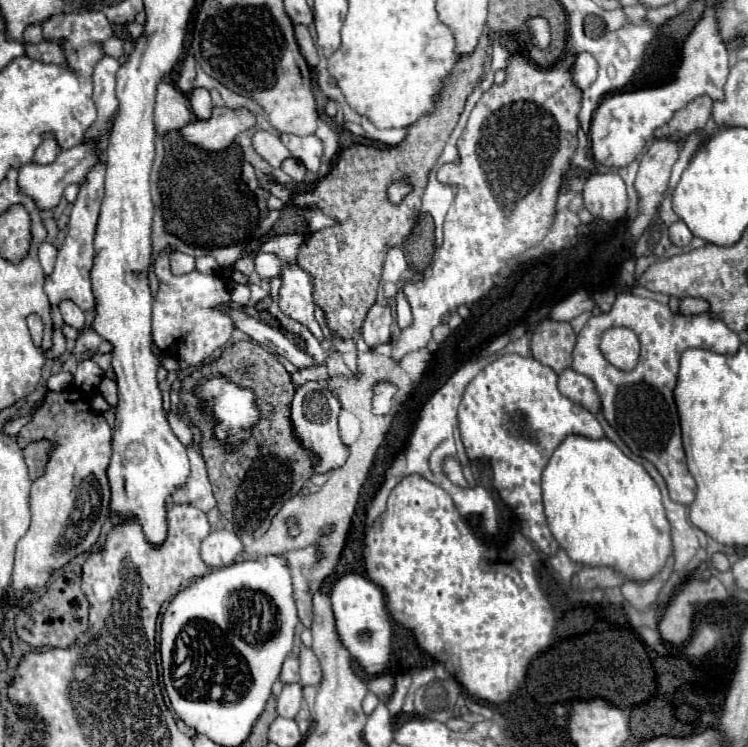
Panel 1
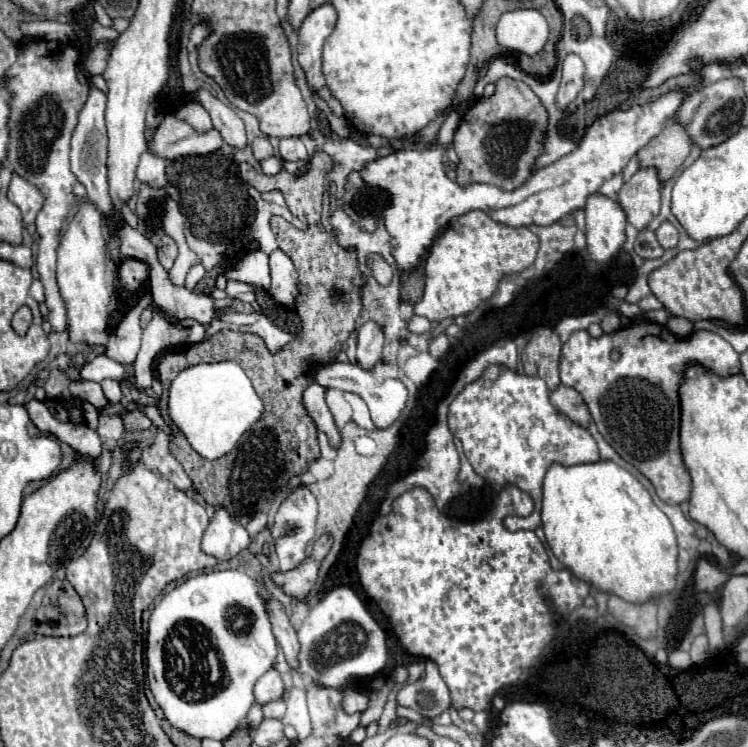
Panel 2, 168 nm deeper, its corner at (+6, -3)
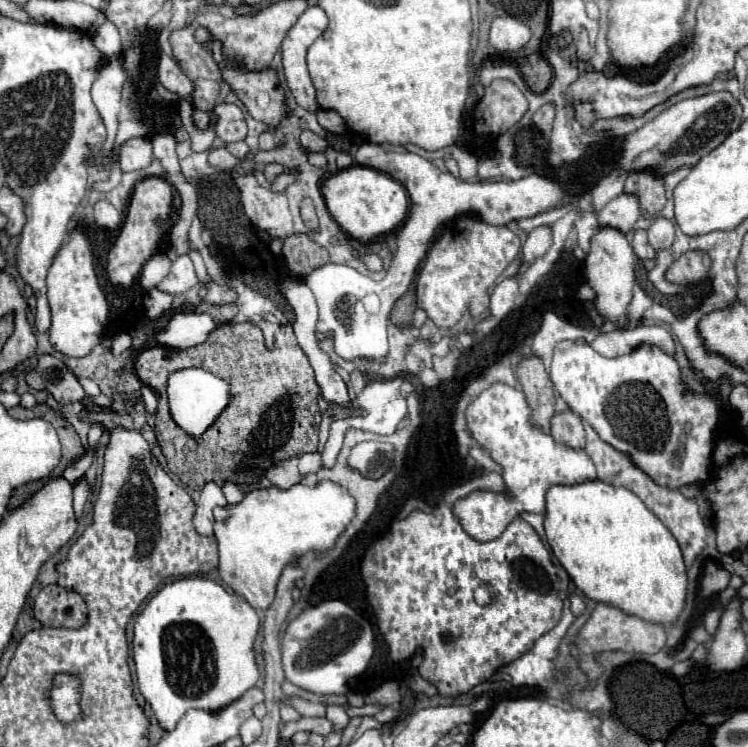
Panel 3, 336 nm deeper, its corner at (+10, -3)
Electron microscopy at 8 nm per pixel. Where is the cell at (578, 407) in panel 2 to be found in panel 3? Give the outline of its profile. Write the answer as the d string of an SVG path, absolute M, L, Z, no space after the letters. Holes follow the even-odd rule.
M564 410L564 412L554 414L550 428L552 428L552 436L558 442L568 444L572 448L584 446L584 426L582 426L580 416L574 414L572 410Z

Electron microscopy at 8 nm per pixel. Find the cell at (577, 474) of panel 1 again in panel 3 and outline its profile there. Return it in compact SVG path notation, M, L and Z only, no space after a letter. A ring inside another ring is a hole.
M598 478L572 486L556 484L546 492L544 530L552 554L590 600L616 606L654 624L672 624L682 612L686 598L686 566L680 546L662 520L628 488L610 486Z

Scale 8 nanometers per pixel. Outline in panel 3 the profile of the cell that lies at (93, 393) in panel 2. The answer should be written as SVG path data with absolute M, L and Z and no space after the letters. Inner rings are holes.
M40 356L38 366L26 376L26 380L36 390L48 390L60 404L80 402L86 396L78 378L54 356Z

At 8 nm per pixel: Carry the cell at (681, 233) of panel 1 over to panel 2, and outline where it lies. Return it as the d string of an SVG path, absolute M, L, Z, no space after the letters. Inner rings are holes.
M662 222L658 228L656 228L656 238L660 242L662 248L676 248L678 244L678 230L670 224L670 222Z

